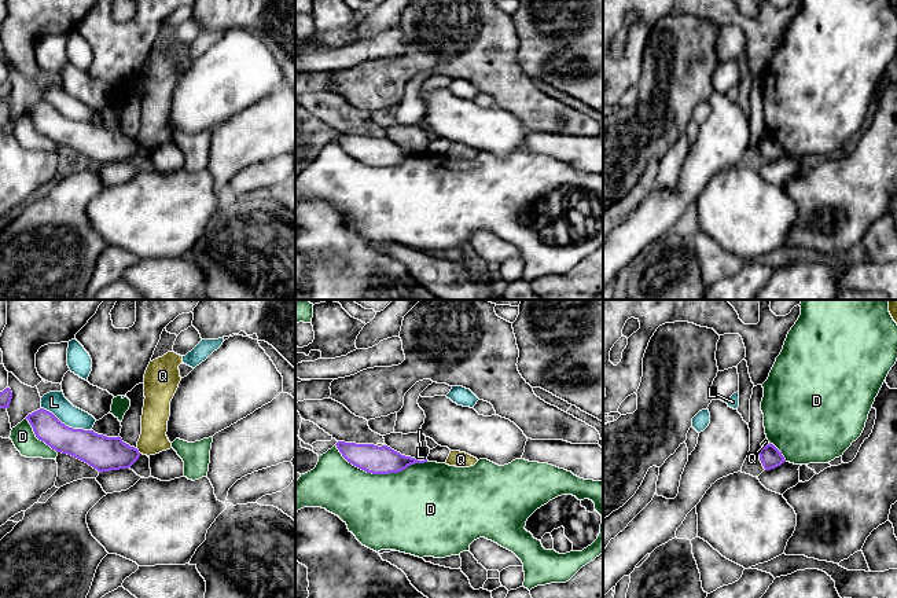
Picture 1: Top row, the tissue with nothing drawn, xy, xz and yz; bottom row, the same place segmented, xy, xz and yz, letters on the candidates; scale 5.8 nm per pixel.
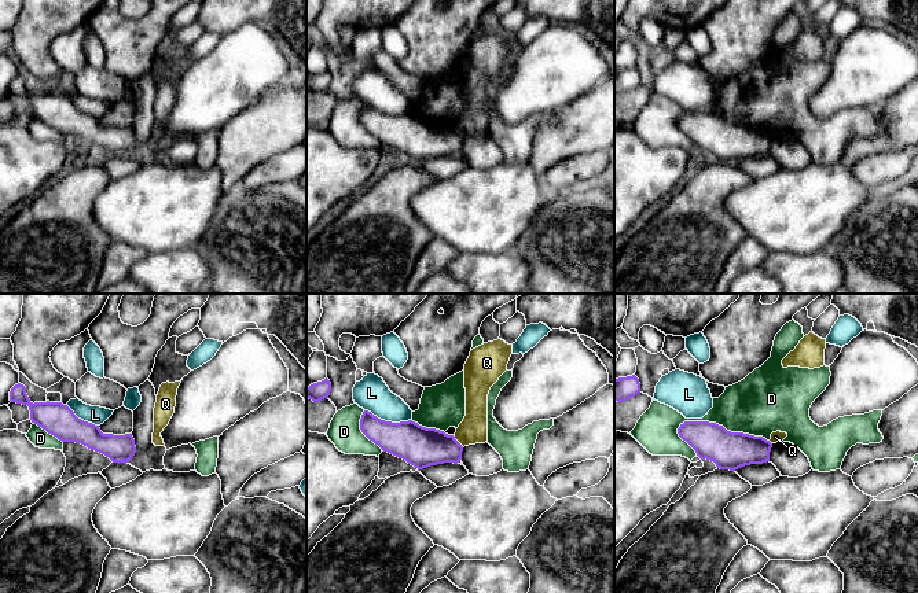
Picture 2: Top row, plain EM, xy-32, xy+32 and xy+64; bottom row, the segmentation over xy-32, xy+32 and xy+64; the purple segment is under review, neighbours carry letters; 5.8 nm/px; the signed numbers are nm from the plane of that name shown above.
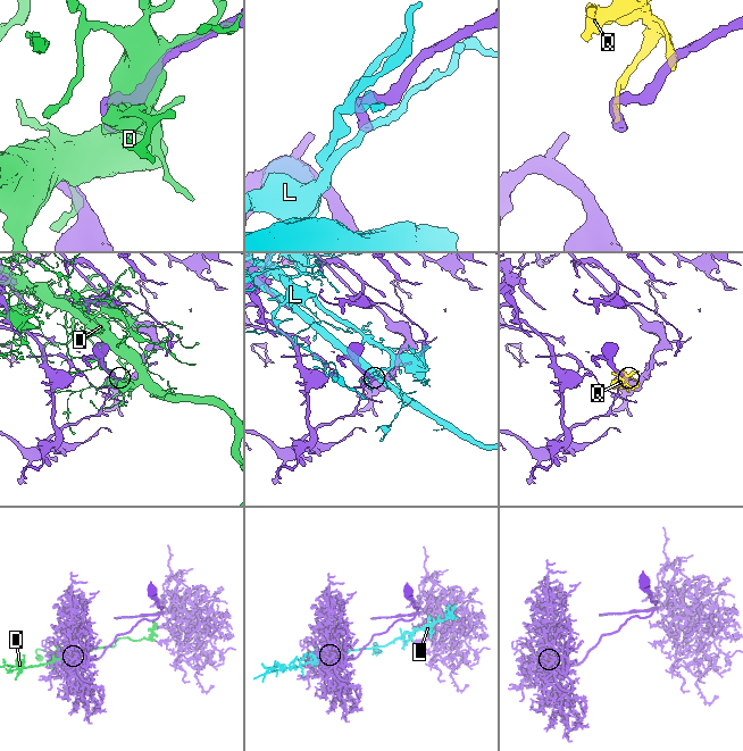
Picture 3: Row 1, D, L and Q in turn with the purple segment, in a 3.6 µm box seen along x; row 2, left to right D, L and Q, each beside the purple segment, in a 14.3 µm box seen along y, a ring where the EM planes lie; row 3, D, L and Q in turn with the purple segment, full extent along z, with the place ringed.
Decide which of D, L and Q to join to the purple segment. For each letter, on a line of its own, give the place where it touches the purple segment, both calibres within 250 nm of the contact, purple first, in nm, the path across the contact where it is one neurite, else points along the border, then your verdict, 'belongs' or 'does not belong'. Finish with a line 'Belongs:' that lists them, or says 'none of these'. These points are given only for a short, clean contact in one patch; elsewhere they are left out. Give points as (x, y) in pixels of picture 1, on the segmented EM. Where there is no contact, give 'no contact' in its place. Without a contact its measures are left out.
D: xz (379, 473) | 160/440 nm | does not belong
L: xy (65, 425) | 190/130 nm | does not belong
Q: xy (138, 451) | 200/160 nm | along xy (136, 448), (140, 452) | does not belong
Belongs: none of these

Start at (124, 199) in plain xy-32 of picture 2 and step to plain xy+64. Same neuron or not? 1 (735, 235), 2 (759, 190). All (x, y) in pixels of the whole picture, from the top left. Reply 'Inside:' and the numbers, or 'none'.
Inside: 2

